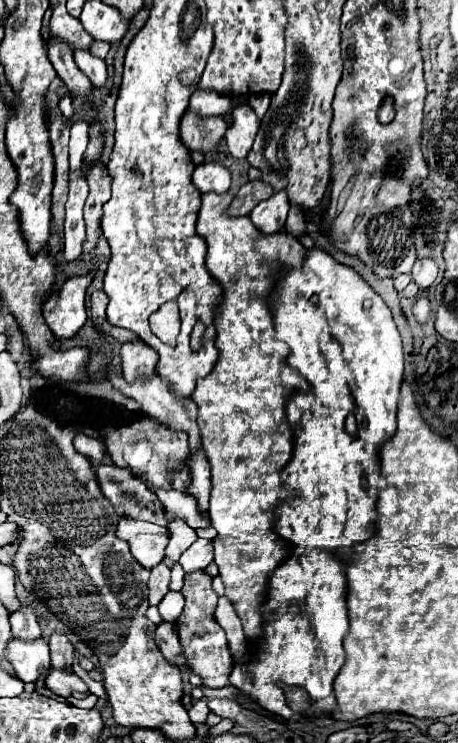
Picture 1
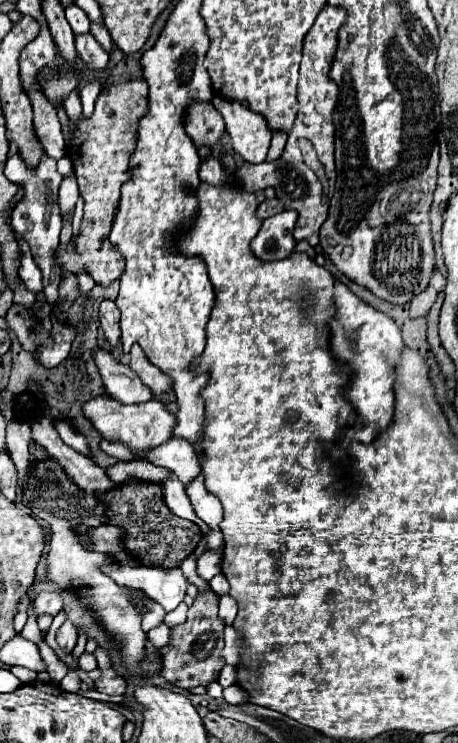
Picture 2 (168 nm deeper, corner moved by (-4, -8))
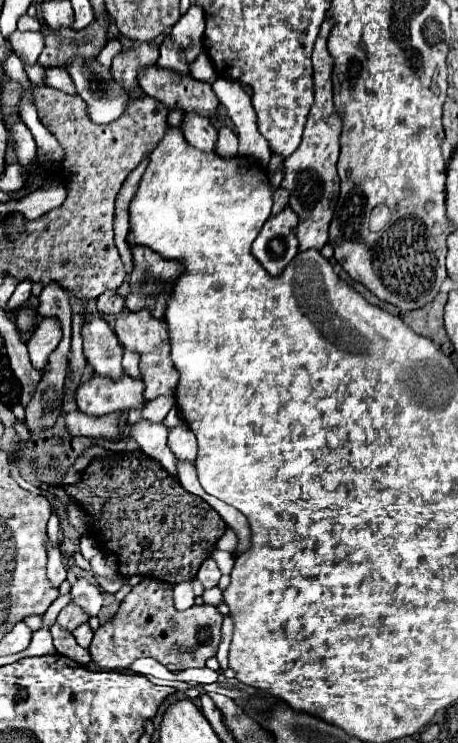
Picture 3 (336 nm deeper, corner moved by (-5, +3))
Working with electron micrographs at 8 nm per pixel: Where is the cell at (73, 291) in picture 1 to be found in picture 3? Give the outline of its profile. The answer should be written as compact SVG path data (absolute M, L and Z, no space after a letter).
M43 318L43 320L39 322L35 334L33 334L31 340L27 342L31 364L33 364L37 370L43 370L43 368L45 368L47 358L49 358L49 354L57 348L59 340L61 340L61 328L59 328L57 320Z

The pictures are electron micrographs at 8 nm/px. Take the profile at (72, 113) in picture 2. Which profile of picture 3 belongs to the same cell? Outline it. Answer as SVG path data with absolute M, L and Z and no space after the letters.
M45 68L45 84L67 94L75 94L75 84L71 82L71 76L63 68Z

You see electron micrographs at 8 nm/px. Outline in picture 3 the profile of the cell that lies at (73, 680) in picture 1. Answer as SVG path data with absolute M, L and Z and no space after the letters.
M77 578L77 582L71 586L71 594L73 594L73 602L77 606L81 606L89 616L99 614L99 608L103 604L103 596L97 586L87 582L85 578Z

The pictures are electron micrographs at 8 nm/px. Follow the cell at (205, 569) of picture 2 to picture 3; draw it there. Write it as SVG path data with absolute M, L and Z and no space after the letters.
M213 558L203 562L203 566L201 566L199 572L197 572L197 578L199 578L199 582L201 582L203 588L213 588L213 586L219 584L221 572L219 572L219 568L217 568L217 564L215 564Z

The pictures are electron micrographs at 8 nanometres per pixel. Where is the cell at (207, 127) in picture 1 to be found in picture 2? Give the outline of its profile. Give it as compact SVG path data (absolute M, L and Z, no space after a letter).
M194 103L186 113L186 133L196 147L212 147L224 135L224 119L212 103Z

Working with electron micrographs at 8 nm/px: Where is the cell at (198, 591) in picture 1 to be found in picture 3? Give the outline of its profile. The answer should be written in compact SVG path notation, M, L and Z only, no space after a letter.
M145 578L137 586L133 586L133 590L121 602L117 614L95 630L89 650L93 650L91 658L97 668L121 672L121 670L127 670L133 660L151 656L151 658L159 660L163 666L167 666L171 672L179 672L185 668L201 668L201 666L205 666L205 662L211 656L217 654L217 646L221 642L221 622L223 622L223 616L219 614L219 610L215 606L201 604L201 606L193 606L189 610L179 612L179 610L175 610L173 598L169 596L169 592L171 590L163 588L161 584L155 584L153 578Z

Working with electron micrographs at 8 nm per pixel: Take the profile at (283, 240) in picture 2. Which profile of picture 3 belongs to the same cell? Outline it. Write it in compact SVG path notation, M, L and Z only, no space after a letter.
M287 206L281 214L271 216L265 222L263 230L253 242L253 256L271 276L281 274L297 254L297 220L297 214Z

